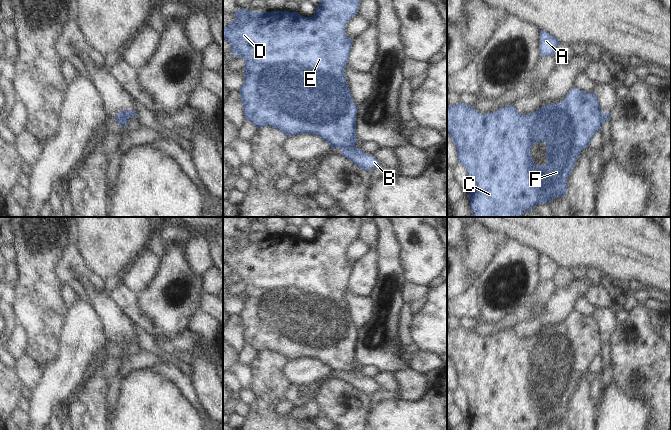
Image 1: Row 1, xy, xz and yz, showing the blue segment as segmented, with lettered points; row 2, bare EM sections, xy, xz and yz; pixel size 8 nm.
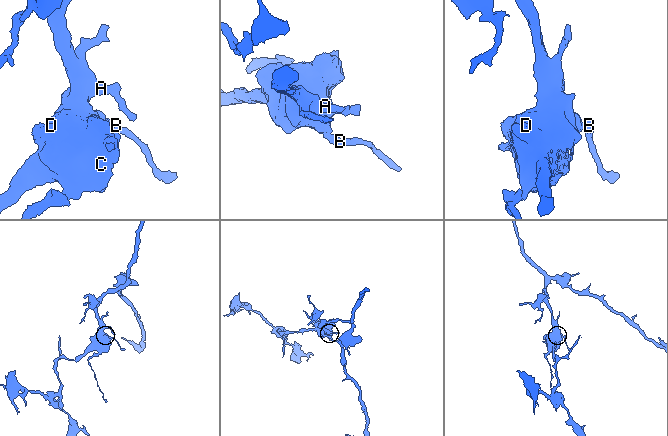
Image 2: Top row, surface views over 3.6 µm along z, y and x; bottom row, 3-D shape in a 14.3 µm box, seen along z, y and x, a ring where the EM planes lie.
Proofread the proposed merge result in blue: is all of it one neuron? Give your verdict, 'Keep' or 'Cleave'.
Cleave

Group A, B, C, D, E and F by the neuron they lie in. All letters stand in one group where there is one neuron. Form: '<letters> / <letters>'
A C D E F / B

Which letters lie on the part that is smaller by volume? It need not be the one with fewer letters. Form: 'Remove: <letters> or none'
Remove: B

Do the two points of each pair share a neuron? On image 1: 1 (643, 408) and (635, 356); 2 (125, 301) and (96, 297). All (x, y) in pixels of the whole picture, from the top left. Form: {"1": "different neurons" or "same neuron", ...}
{"1": "different neurons", "2": "different neurons"}

